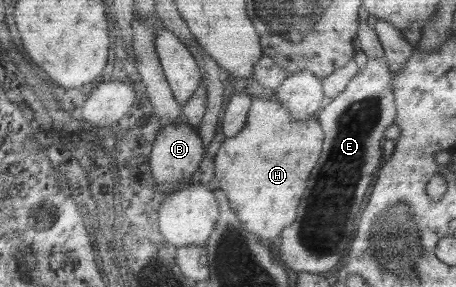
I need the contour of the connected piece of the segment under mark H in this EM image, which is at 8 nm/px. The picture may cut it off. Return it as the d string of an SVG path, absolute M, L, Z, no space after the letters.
M253 97L243 128L235 136L225 137L213 156L212 163L215 166L213 180L219 183L219 190L227 196L229 208L235 212L241 227L249 235L255 236L262 246L267 247L277 238L281 228L289 226L289 222L295 218L295 208L305 190L307 174L313 168L317 154L320 153L323 136L314 115L311 115L309 119L295 122L295 120L291 120L287 108L283 107L279 101L267 97Z

